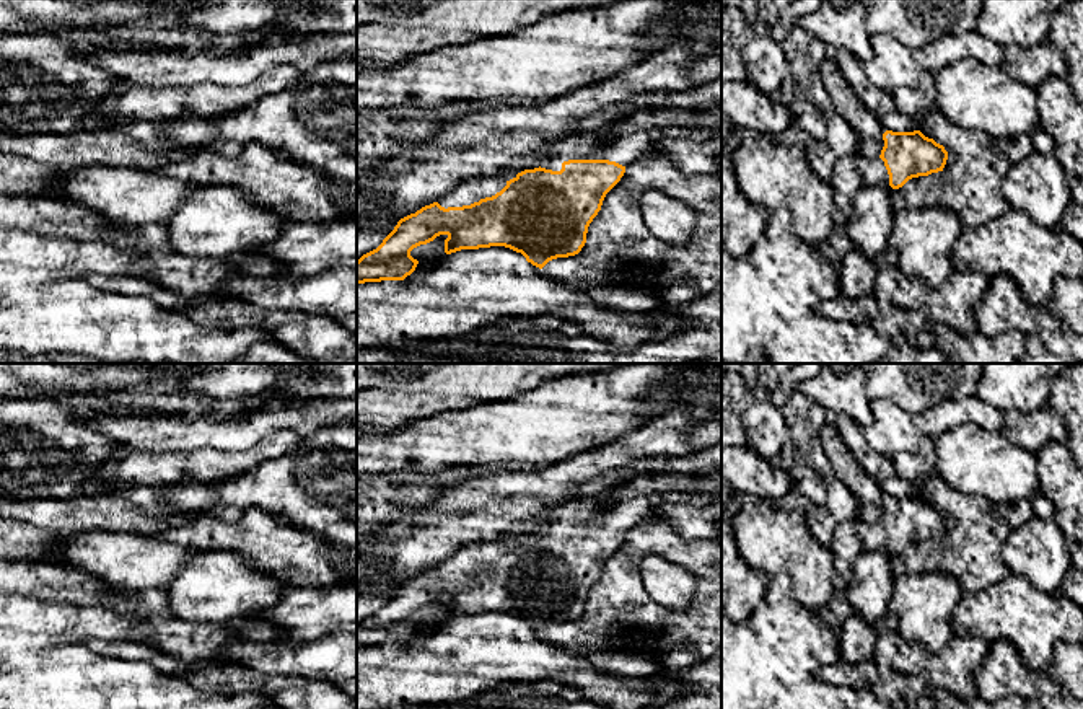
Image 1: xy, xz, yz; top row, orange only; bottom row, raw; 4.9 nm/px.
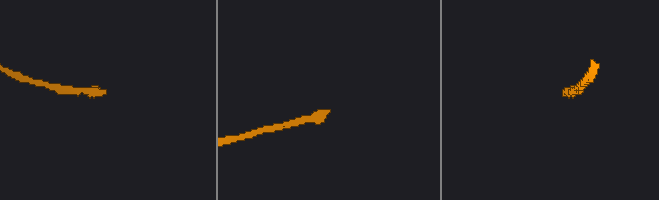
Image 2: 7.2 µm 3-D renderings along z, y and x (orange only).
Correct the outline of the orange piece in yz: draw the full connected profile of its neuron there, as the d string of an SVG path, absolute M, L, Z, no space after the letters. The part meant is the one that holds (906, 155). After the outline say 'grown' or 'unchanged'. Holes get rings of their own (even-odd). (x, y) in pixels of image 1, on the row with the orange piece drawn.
M920 130L883 134L884 147L878 158L857 155L865 186L902 187L909 179L943 171L948 152Z | grown

